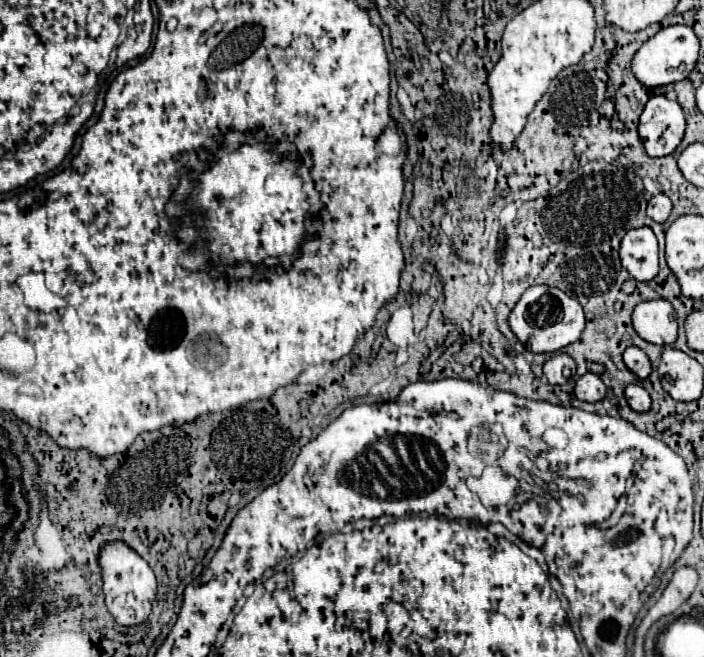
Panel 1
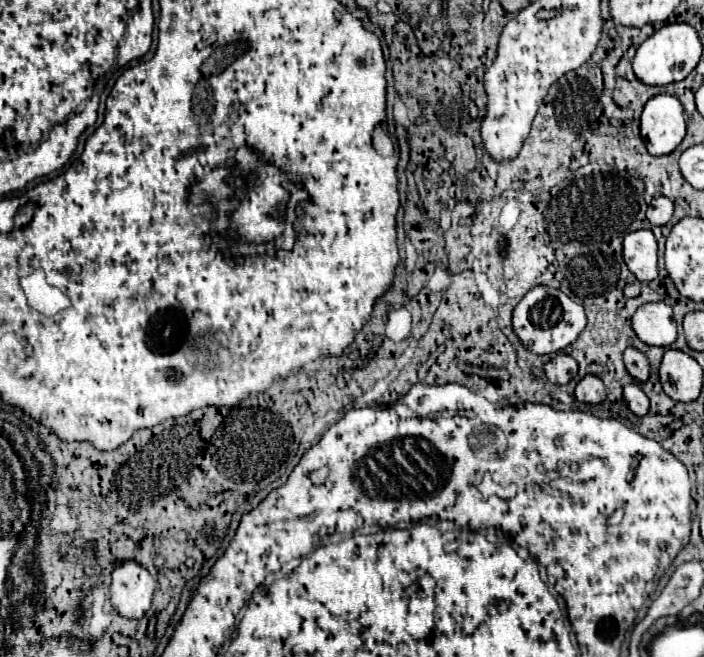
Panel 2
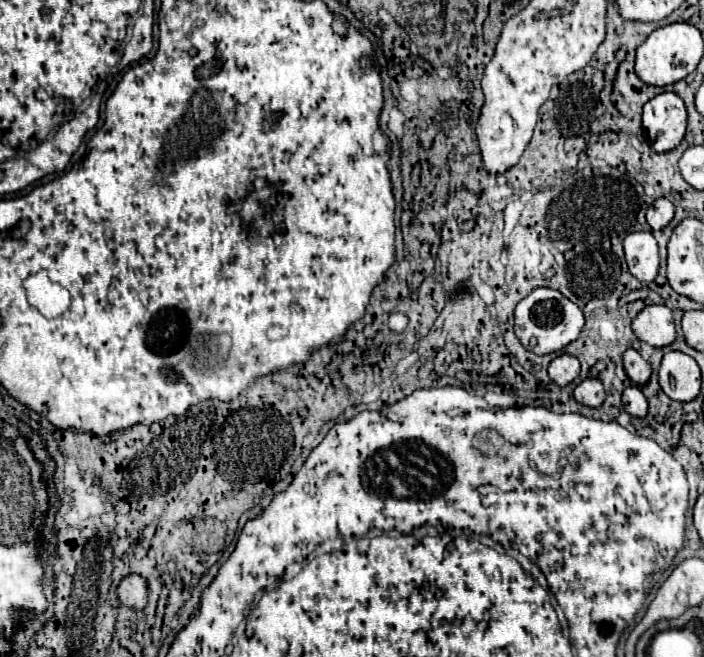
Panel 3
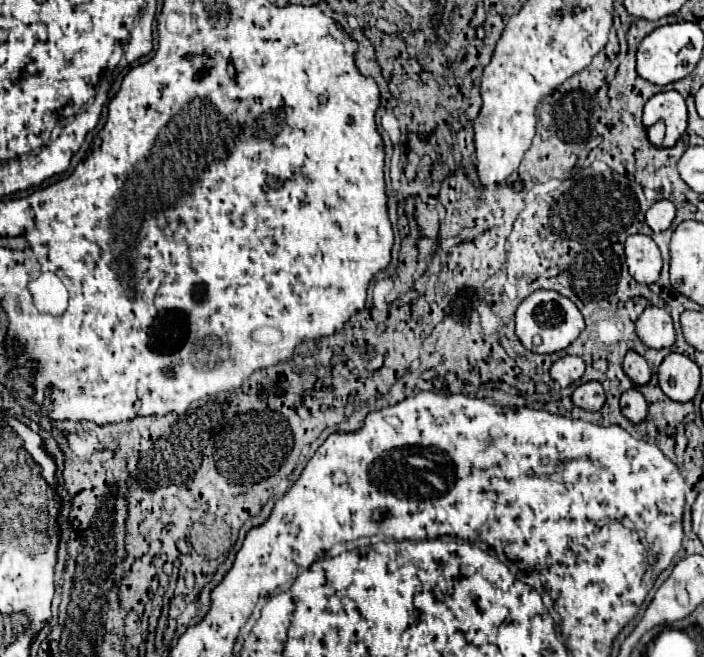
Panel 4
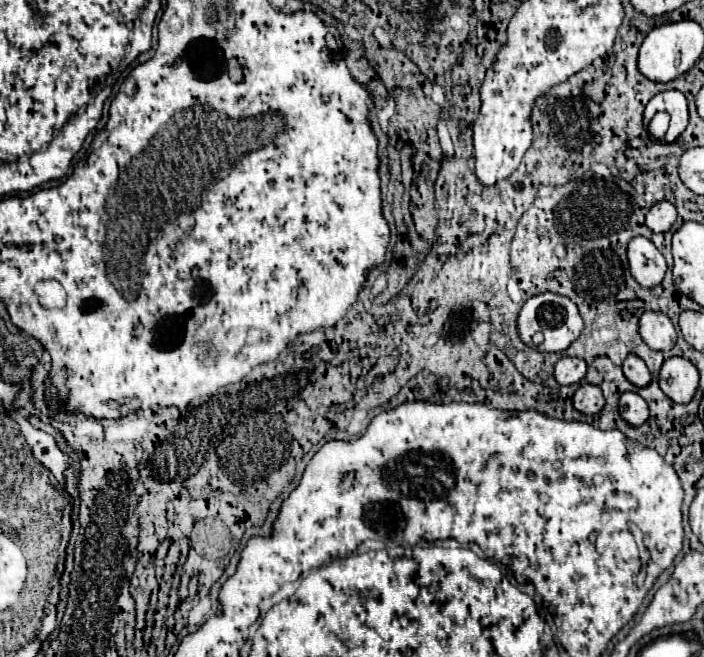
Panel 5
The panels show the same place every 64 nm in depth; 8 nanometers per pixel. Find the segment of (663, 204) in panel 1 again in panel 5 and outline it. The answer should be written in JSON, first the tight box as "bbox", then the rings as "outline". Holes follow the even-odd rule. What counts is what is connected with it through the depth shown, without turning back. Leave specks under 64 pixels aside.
{"bbox":[646,202,676,234],"outline":[[[656,202],[650,212],[646,214],[646,226],[654,232],[654,234],[660,234],[660,232],[668,232],[672,228],[672,224],[676,222],[676,208],[672,202]]]}

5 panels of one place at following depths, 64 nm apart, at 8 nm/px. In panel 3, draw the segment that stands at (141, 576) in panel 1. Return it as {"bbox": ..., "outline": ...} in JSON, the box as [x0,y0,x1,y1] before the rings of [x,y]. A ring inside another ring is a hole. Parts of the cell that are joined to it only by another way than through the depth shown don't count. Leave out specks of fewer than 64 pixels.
{"bbox":[118,576,148,610],"outline":[[[128,576],[118,586],[120,602],[134,610],[140,610],[146,606],[146,592],[148,592],[146,580],[140,576]]]}

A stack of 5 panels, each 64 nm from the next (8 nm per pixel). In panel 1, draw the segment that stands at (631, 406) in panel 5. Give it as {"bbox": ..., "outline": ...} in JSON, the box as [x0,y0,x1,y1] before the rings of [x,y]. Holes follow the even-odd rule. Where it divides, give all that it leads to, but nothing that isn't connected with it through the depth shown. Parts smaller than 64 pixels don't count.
{"bbox":[624,384,650,412],"outline":[[[628,384],[624,394],[626,394],[626,400],[634,412],[648,412],[650,410],[650,396],[640,384]]]}

